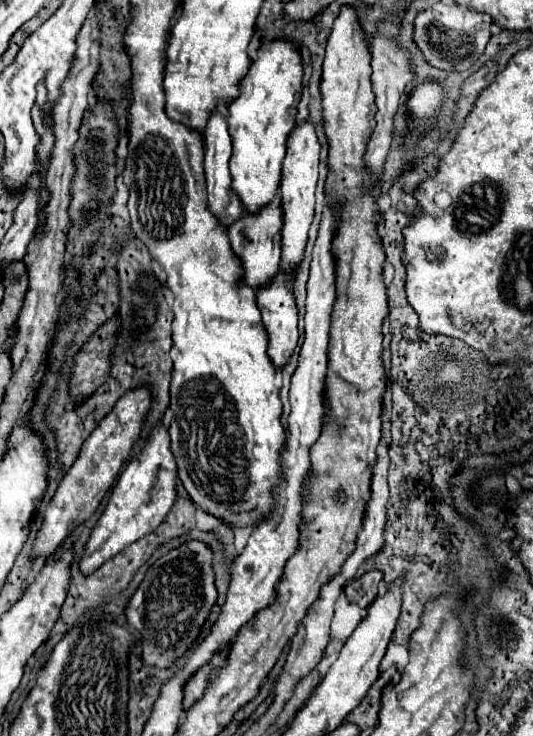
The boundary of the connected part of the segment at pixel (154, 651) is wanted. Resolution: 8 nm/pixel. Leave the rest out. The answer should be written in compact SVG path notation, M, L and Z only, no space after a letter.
M189 541L175 551L169 551L147 569L145 579L135 591L129 607L127 619L143 637L143 659L147 665L171 667L173 661L187 653L187 649L197 641L197 635L215 605L217 589L213 585L211 551L199 543Z

